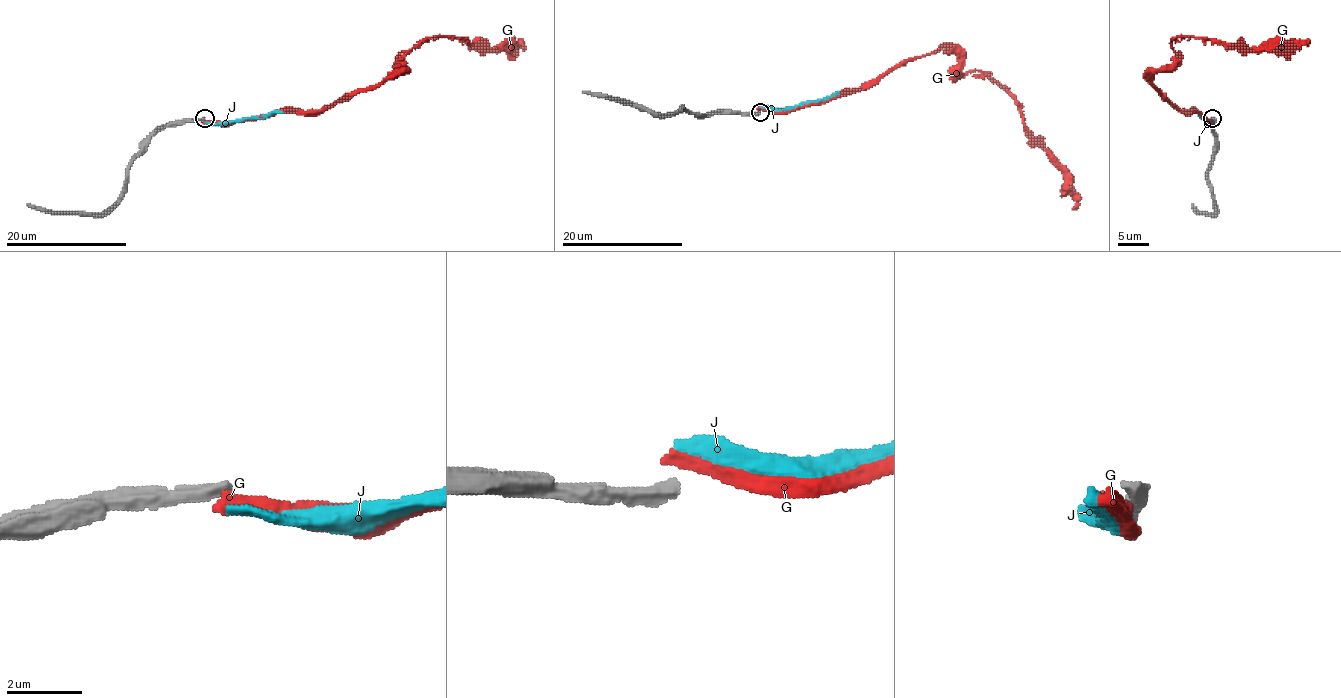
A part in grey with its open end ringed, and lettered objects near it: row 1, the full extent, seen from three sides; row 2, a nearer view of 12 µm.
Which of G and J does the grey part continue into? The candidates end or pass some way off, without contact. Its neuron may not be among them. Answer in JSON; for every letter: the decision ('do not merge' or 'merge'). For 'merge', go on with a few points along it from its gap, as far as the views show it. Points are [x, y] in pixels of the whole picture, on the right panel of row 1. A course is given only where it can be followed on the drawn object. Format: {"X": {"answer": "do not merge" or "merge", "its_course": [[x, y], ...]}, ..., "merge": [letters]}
{"G": {"answer": "do not merge"}, "J": {"answer": "do not merge"}, "merge": []}

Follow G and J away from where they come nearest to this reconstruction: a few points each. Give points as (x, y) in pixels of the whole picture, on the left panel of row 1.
G: (204, 120), (319, 111), (392, 78), (404, 67), (404, 55), (438, 37), (488, 47), (518, 47), (516, 41)
J: (206, 122), (241, 122), (283, 111)

